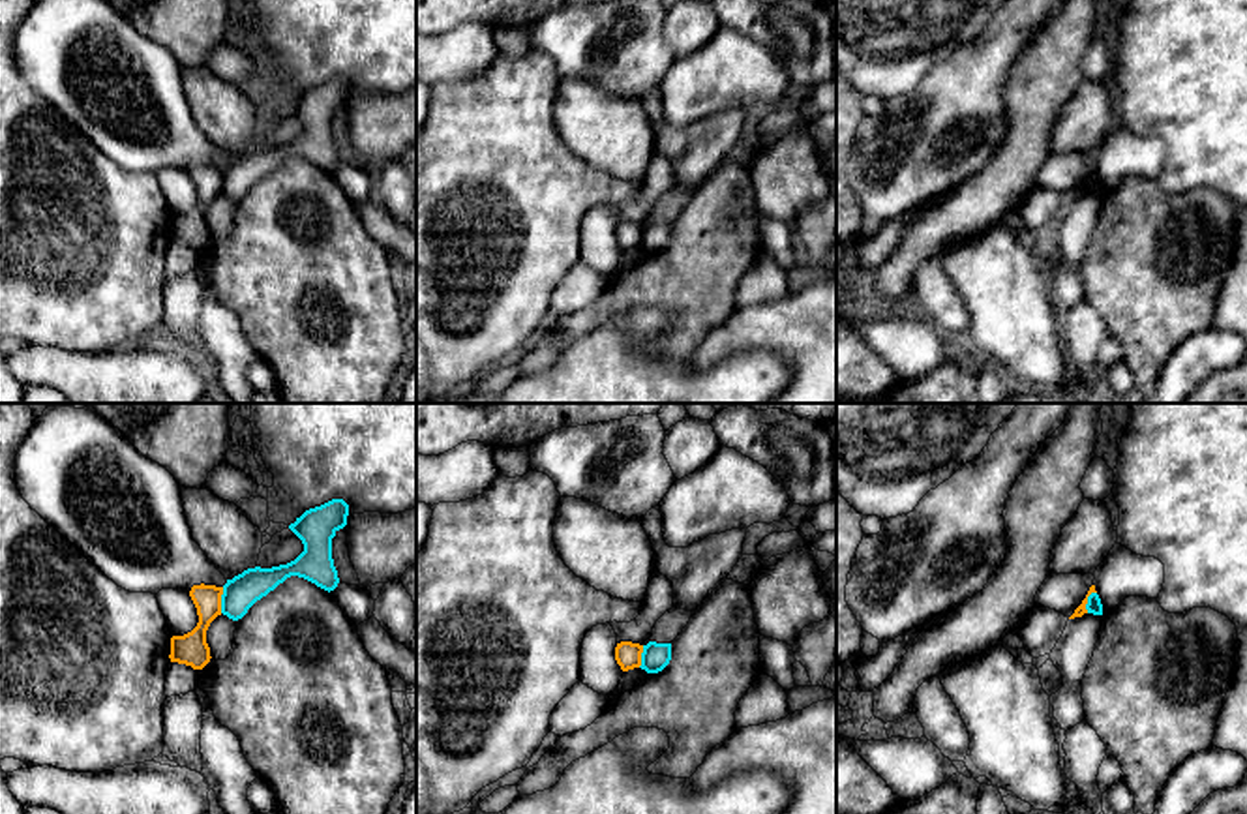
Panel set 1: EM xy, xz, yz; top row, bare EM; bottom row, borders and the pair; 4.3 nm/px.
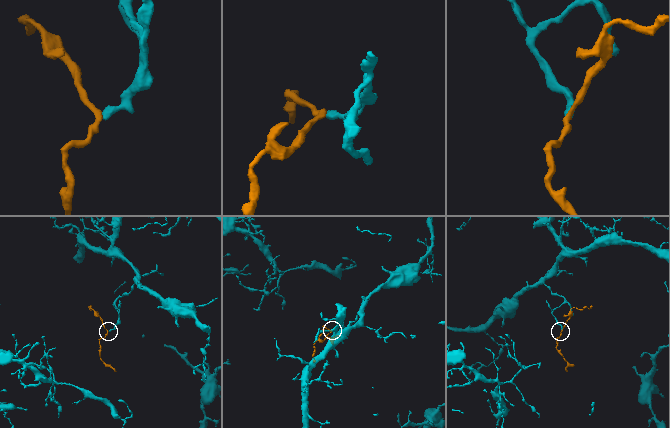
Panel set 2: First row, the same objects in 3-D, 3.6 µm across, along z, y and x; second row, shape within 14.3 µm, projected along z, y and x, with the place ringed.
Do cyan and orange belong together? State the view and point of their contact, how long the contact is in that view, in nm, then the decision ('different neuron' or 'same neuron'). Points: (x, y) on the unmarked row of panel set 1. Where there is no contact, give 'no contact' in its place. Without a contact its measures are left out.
xy (222, 180) | 110 nm | different neuron

